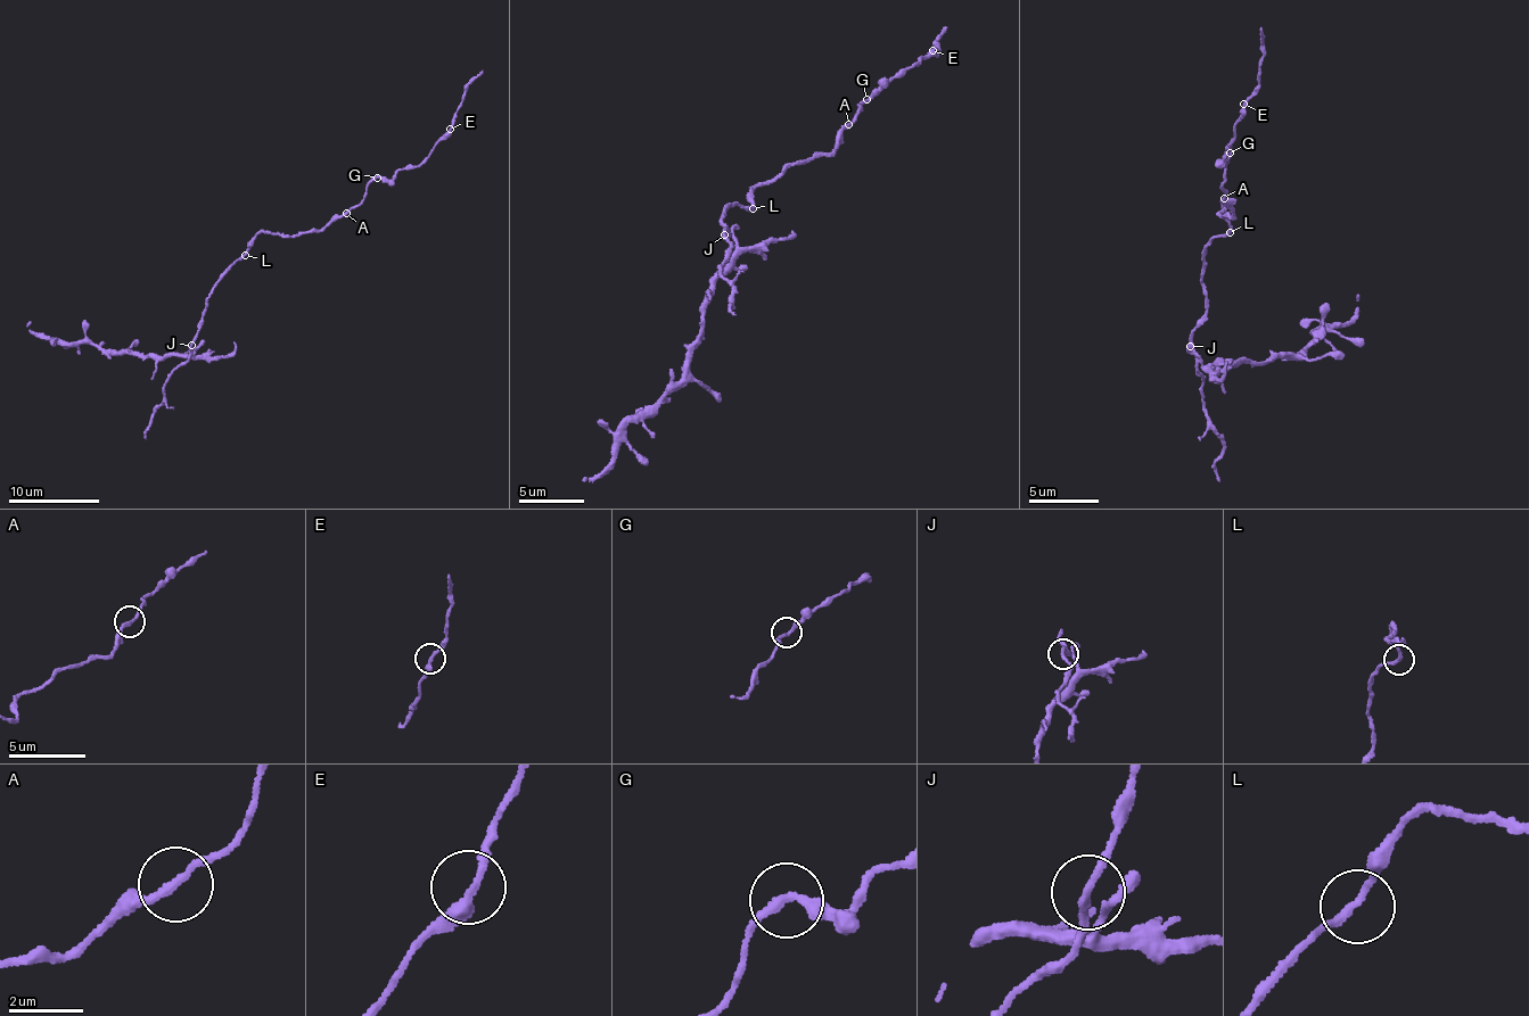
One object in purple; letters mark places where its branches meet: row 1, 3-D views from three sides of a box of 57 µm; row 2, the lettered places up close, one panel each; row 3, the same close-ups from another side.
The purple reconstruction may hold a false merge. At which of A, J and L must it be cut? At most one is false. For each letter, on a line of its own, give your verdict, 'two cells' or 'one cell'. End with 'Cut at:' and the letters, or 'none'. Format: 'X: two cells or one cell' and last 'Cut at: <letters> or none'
A: one cell
J: one cell
L: one cell
Cut at: none

